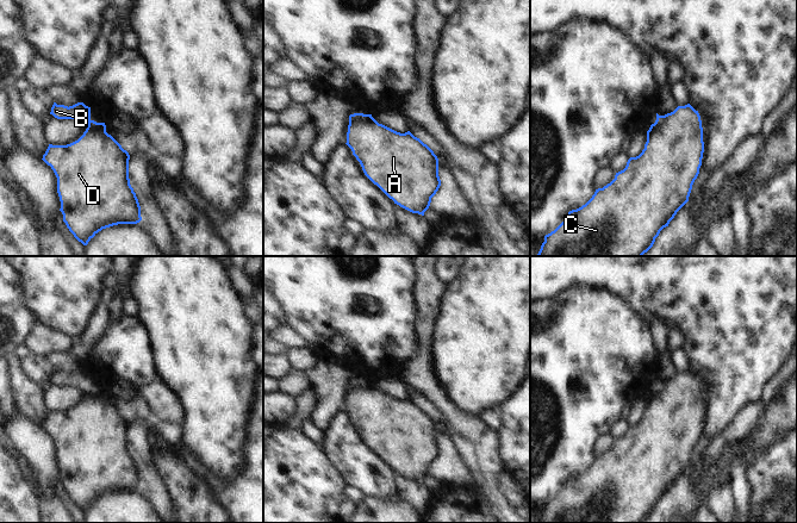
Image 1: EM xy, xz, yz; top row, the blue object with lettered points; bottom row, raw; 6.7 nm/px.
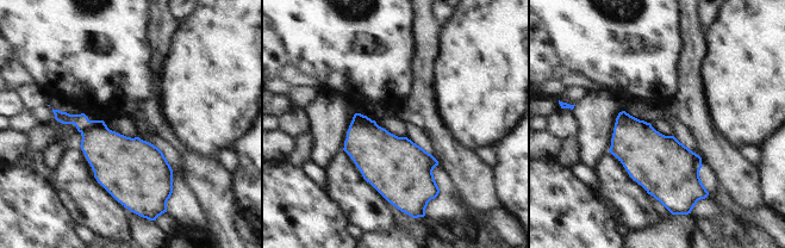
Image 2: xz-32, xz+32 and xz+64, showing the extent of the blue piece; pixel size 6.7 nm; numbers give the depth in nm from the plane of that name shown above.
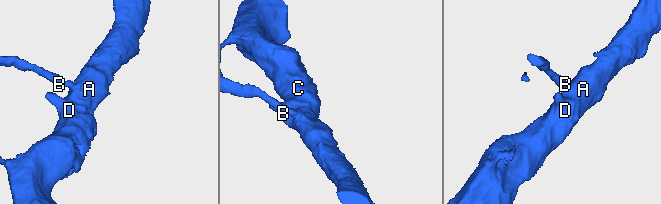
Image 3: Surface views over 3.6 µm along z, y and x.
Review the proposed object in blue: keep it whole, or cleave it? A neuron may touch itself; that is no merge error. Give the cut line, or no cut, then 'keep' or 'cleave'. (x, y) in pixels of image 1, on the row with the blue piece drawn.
cut xy (91, 120), (87, 123); cleave

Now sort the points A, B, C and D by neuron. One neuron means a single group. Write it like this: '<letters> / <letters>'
A C D / B

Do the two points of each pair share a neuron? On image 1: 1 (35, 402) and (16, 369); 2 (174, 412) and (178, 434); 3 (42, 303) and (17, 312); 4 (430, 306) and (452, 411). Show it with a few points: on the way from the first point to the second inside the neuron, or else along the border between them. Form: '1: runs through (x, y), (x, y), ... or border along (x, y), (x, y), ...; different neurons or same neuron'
1: runs through (27, 393), (19, 378); same neuron
2: border along (160, 419), (182, 424); different neurons
3: border along (23, 302), (38, 319); different neurons
4: runs through (427, 332), (427, 381), (430, 385); same neuron

